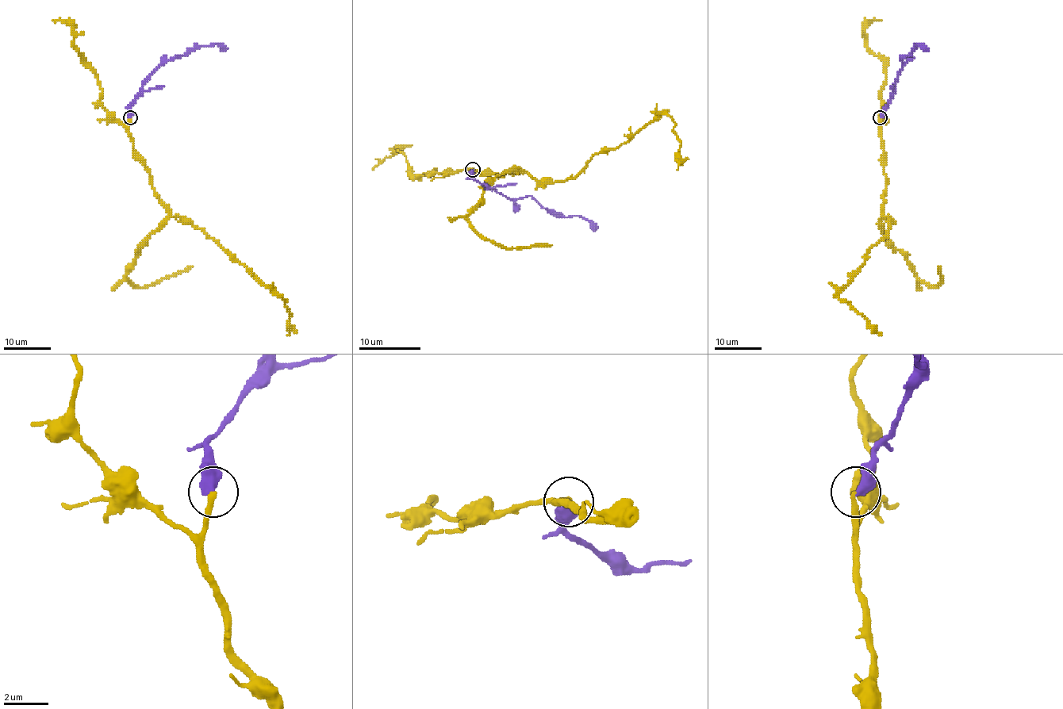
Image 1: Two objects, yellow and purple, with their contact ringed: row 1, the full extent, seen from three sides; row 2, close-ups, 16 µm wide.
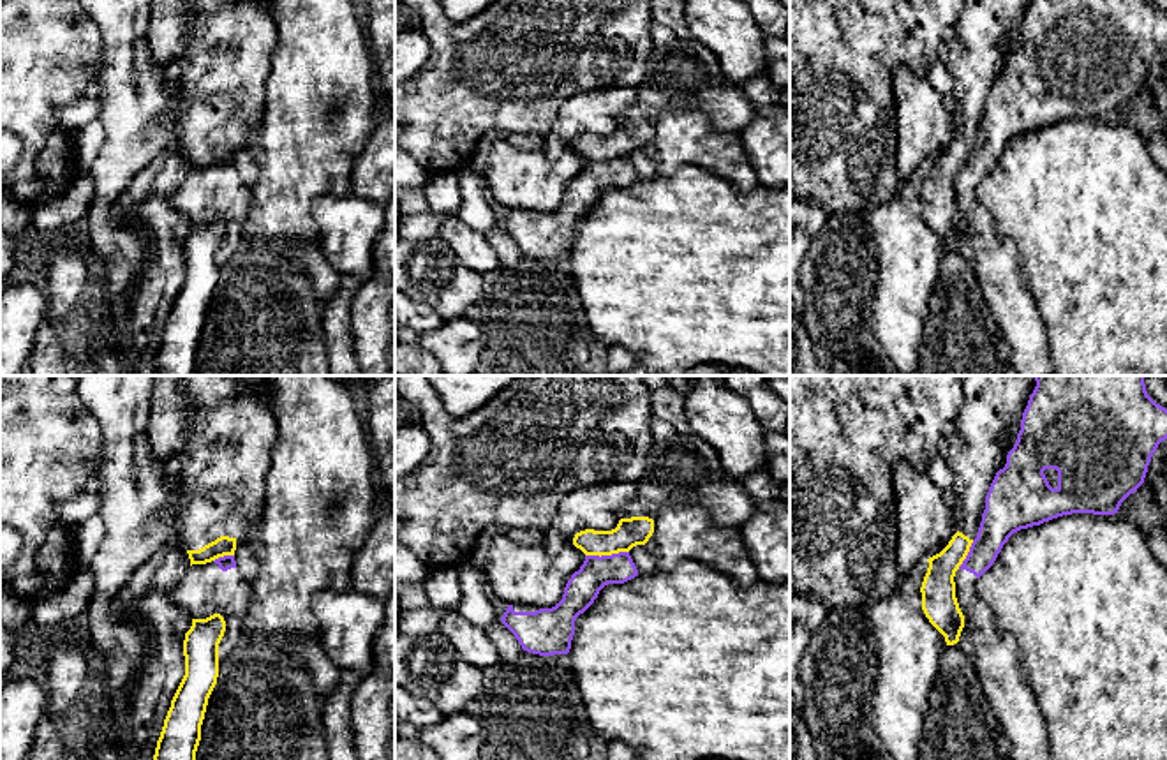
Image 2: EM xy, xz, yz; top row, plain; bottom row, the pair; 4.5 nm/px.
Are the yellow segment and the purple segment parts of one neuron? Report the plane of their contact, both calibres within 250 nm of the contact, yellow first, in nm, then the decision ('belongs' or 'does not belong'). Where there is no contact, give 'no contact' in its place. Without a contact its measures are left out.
xz | 130/150 nm | does not belong

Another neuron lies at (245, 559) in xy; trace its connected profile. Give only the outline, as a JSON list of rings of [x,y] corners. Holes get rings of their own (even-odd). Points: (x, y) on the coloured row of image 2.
[[[247,533],[236,538],[234,561],[242,577],[250,584],[257,577],[259,563],[249,543]]]

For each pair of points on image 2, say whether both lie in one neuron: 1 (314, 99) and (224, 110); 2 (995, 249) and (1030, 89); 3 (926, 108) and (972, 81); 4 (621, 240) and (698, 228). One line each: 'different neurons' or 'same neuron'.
1: different neurons
2: same neuron
3: different neurons
4: same neuron

